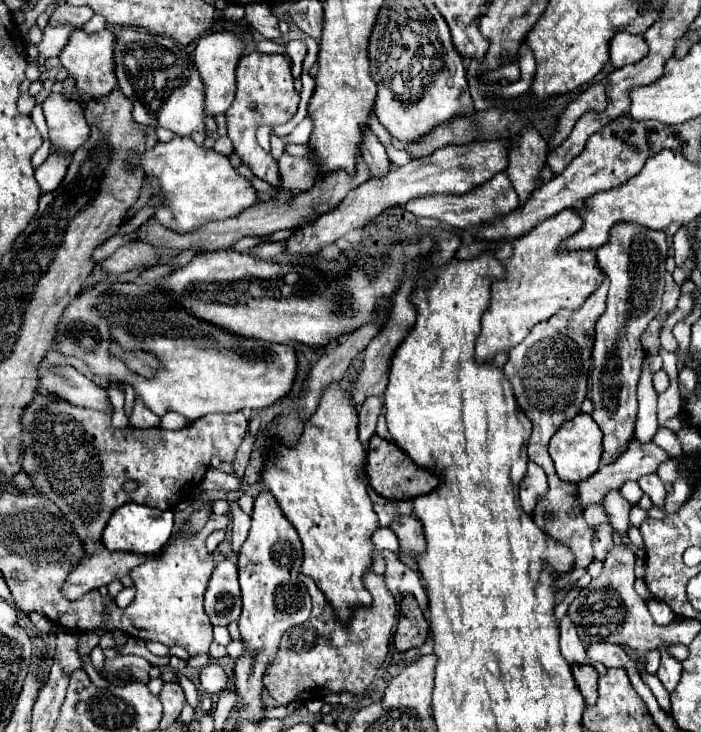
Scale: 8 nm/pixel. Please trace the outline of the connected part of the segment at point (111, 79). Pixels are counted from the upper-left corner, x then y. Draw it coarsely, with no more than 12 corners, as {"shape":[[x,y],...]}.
{"shape":[[77,29],[59,59],[81,101],[117,85],[115,33]]}

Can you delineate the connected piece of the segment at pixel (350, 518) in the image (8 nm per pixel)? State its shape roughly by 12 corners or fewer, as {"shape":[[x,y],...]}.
{"shape":[[333,383],[261,481],[301,573],[345,625],[371,605],[379,521],[347,389]]}

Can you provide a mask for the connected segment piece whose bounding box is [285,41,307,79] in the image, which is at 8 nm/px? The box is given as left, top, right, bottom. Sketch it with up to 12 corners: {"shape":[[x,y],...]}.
{"shape":[[303,41],[285,47],[293,59],[293,77],[301,77],[301,61],[307,55]]}

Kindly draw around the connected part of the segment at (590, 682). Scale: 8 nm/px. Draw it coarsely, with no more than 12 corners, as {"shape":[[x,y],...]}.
{"shape":[[573,665],[573,675],[587,705],[597,701],[597,669]]}

